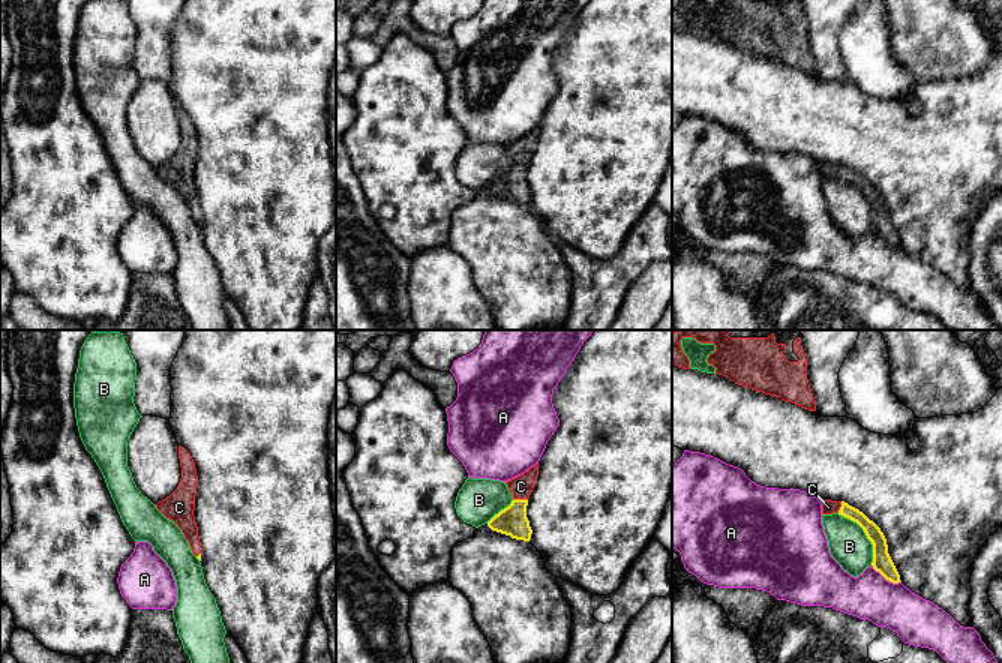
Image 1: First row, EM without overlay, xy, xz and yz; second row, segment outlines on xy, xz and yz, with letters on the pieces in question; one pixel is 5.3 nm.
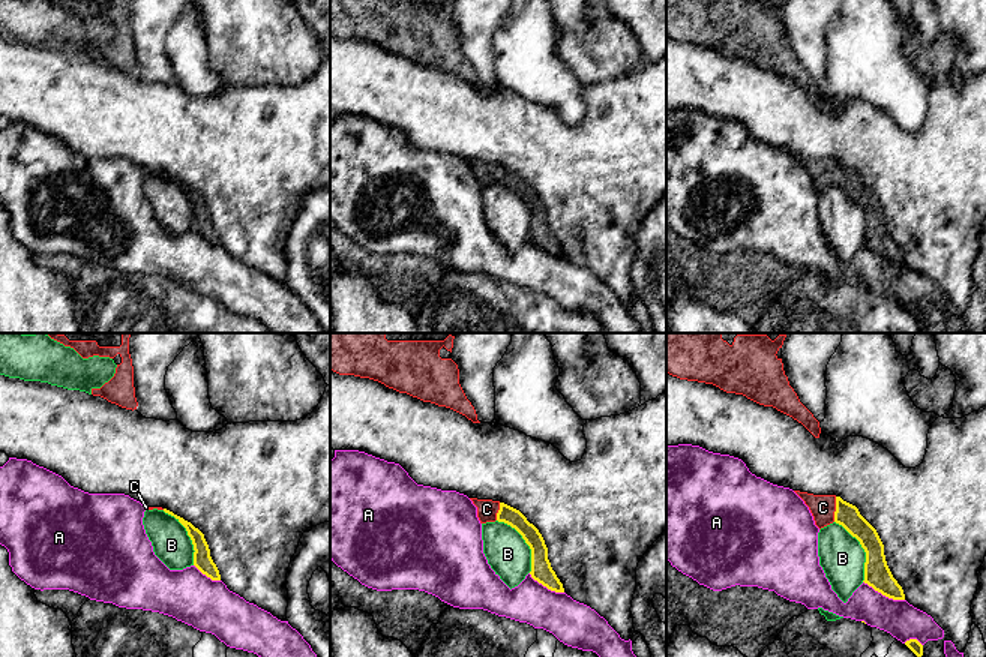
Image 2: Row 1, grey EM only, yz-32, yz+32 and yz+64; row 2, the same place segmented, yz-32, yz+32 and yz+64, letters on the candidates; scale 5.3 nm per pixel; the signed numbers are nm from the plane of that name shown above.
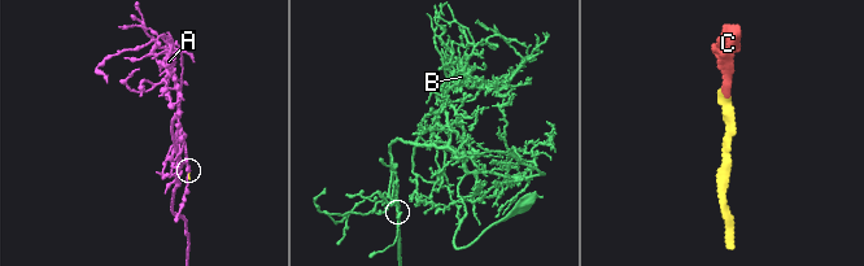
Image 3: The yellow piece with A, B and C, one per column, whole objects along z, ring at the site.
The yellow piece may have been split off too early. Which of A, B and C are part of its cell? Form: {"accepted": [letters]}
{"accepted": ["C"]}

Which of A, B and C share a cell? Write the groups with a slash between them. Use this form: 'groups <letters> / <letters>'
groups A / B / C

